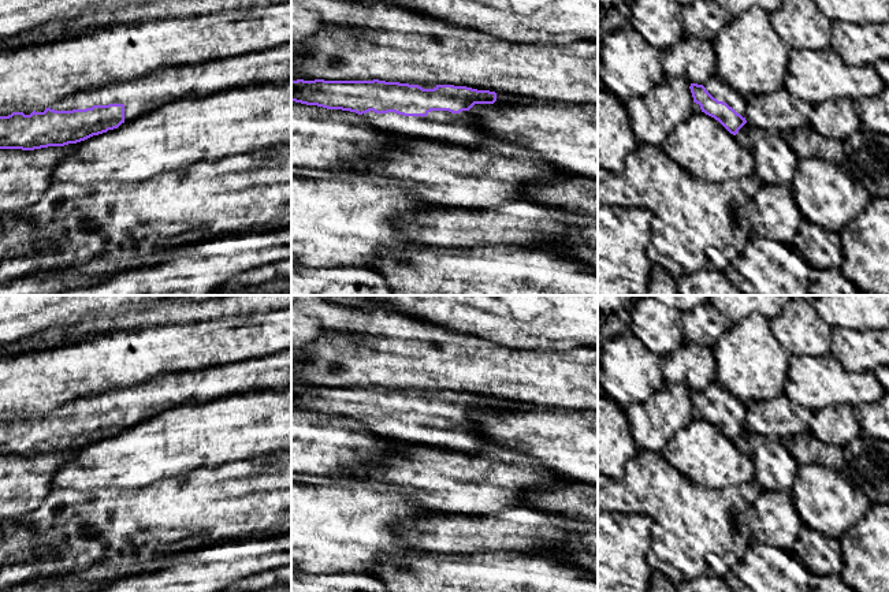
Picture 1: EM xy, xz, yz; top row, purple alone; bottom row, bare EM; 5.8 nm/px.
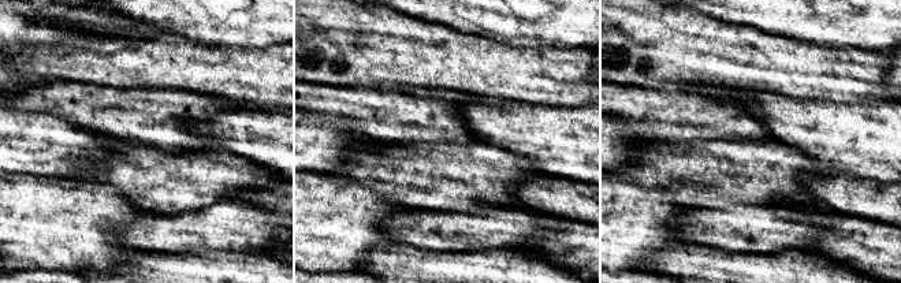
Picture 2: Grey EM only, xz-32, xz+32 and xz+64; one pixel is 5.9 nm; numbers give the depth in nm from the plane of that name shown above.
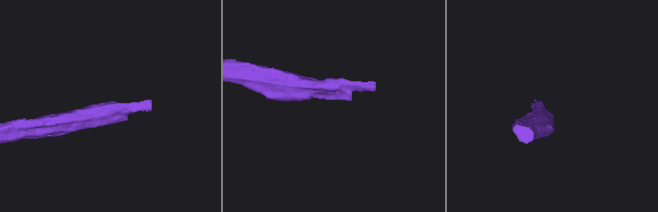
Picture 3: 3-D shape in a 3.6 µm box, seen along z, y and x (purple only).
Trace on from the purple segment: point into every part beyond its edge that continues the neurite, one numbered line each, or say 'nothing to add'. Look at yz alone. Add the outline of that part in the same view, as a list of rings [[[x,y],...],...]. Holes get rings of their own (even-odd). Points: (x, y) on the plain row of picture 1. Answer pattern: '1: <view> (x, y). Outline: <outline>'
1: yz (714, 391). Outline: [[[718,381],[710,383],[703,392],[714,405],[726,409],[737,420],[745,424],[747,405],[726,391]]]

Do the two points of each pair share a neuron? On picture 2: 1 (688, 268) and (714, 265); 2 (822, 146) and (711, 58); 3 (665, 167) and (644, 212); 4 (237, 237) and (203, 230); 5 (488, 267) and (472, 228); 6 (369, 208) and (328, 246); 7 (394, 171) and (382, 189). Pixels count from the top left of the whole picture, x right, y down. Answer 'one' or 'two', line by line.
1: one
2: two
3: two
4: one
5: two
6: one
7: two

